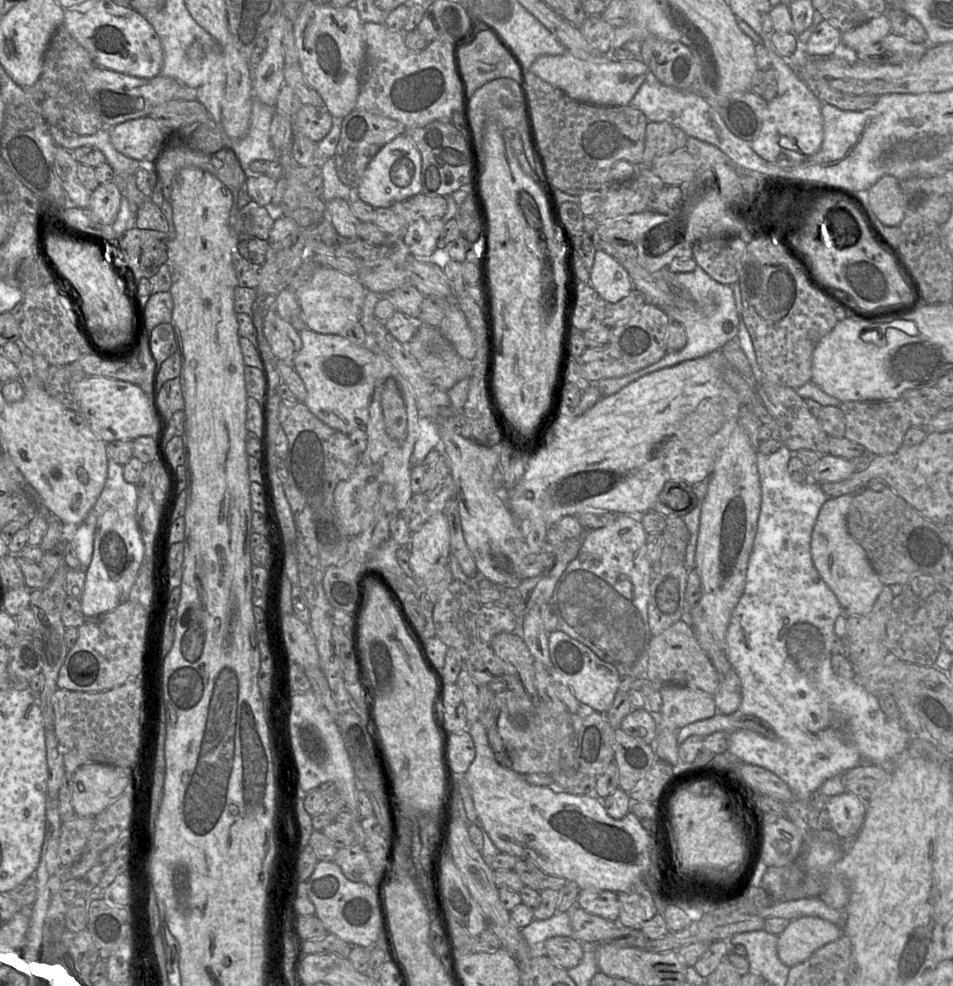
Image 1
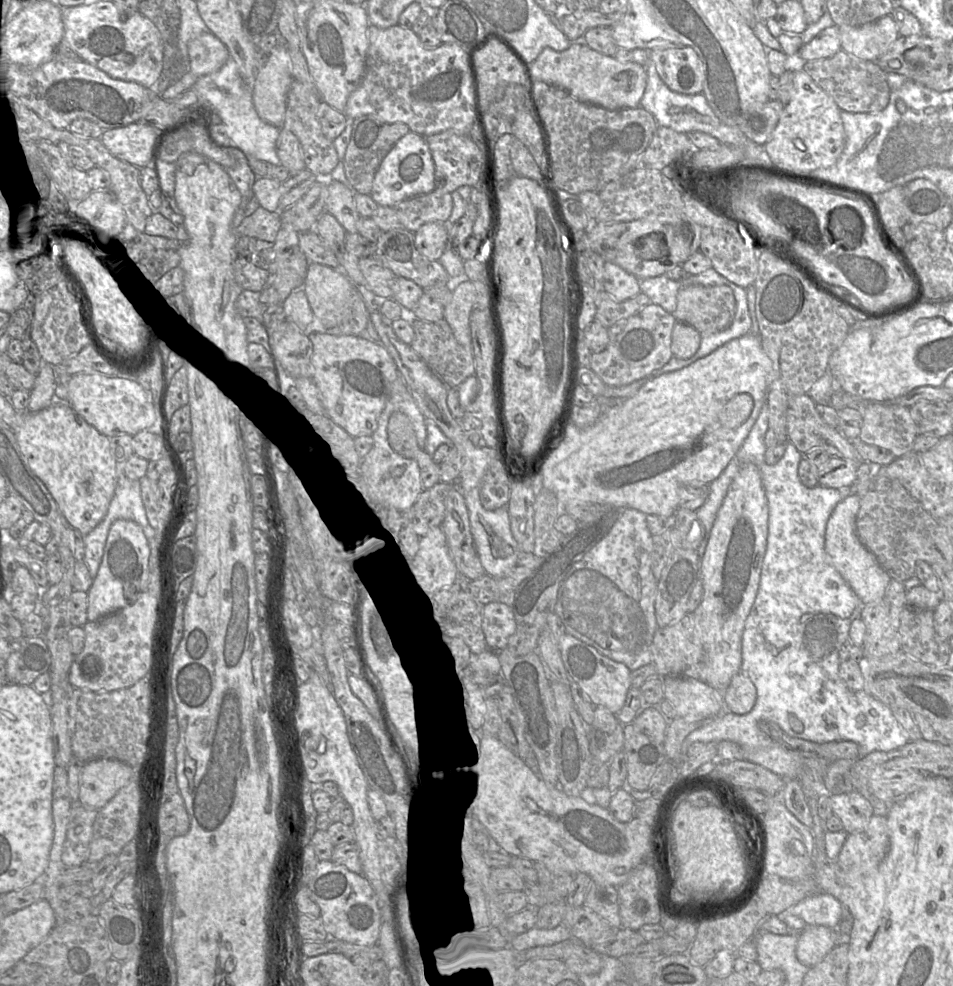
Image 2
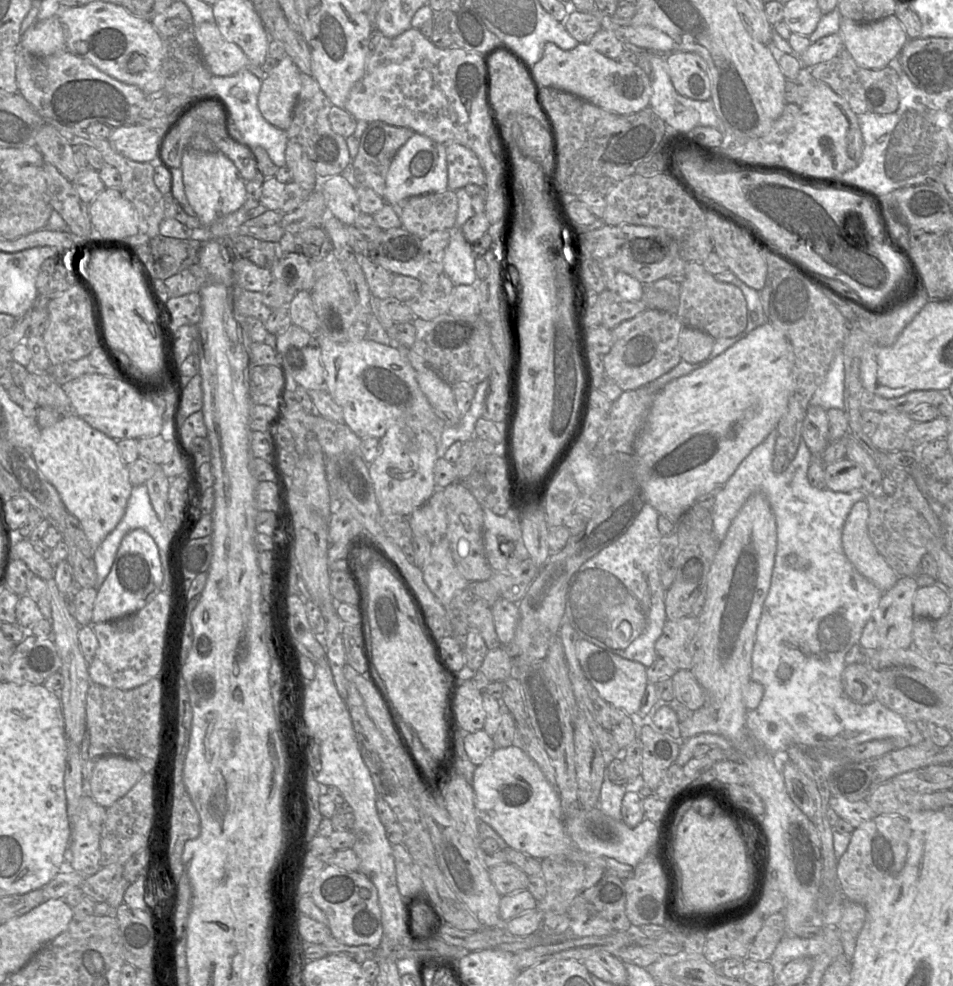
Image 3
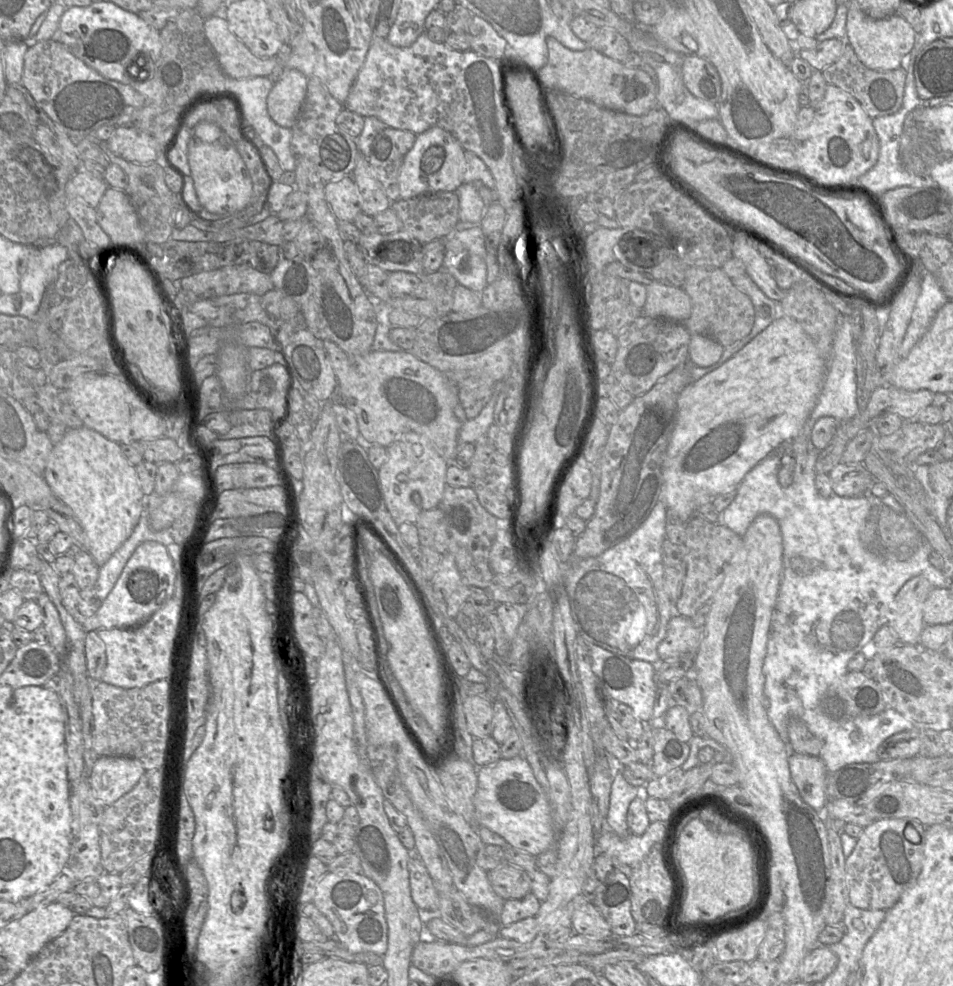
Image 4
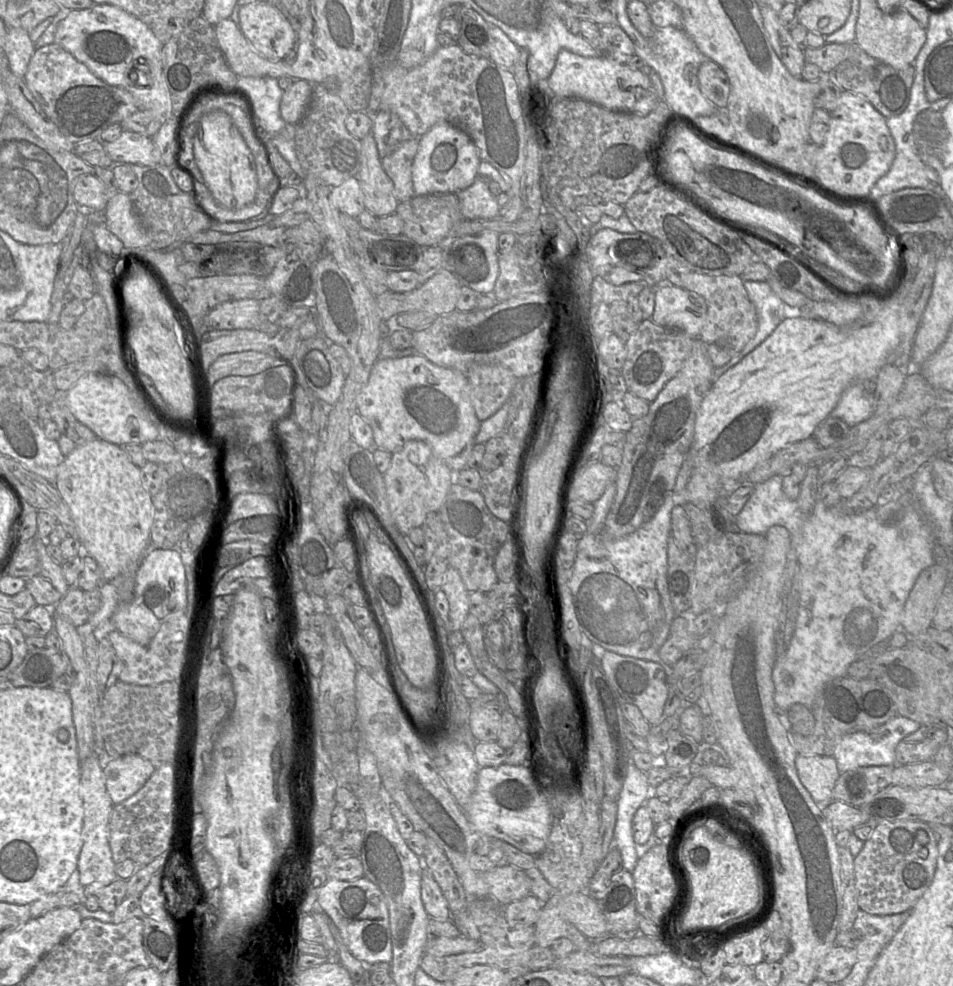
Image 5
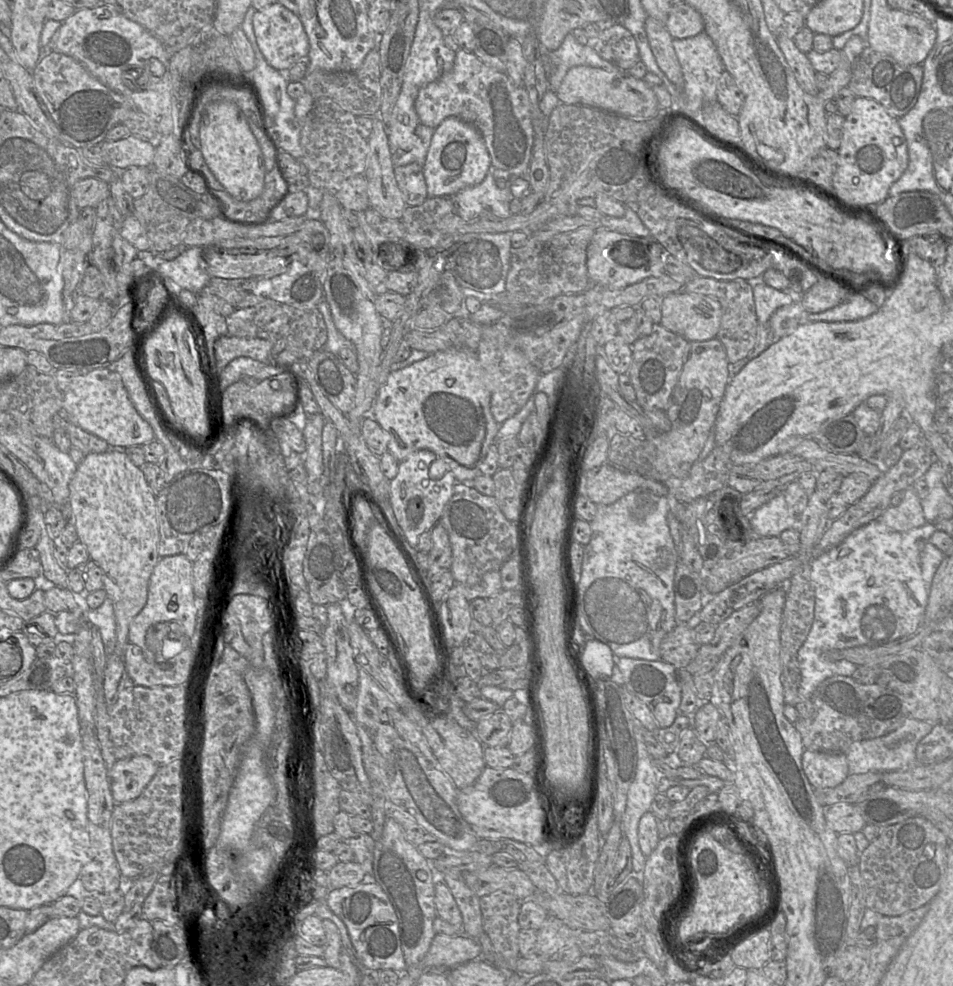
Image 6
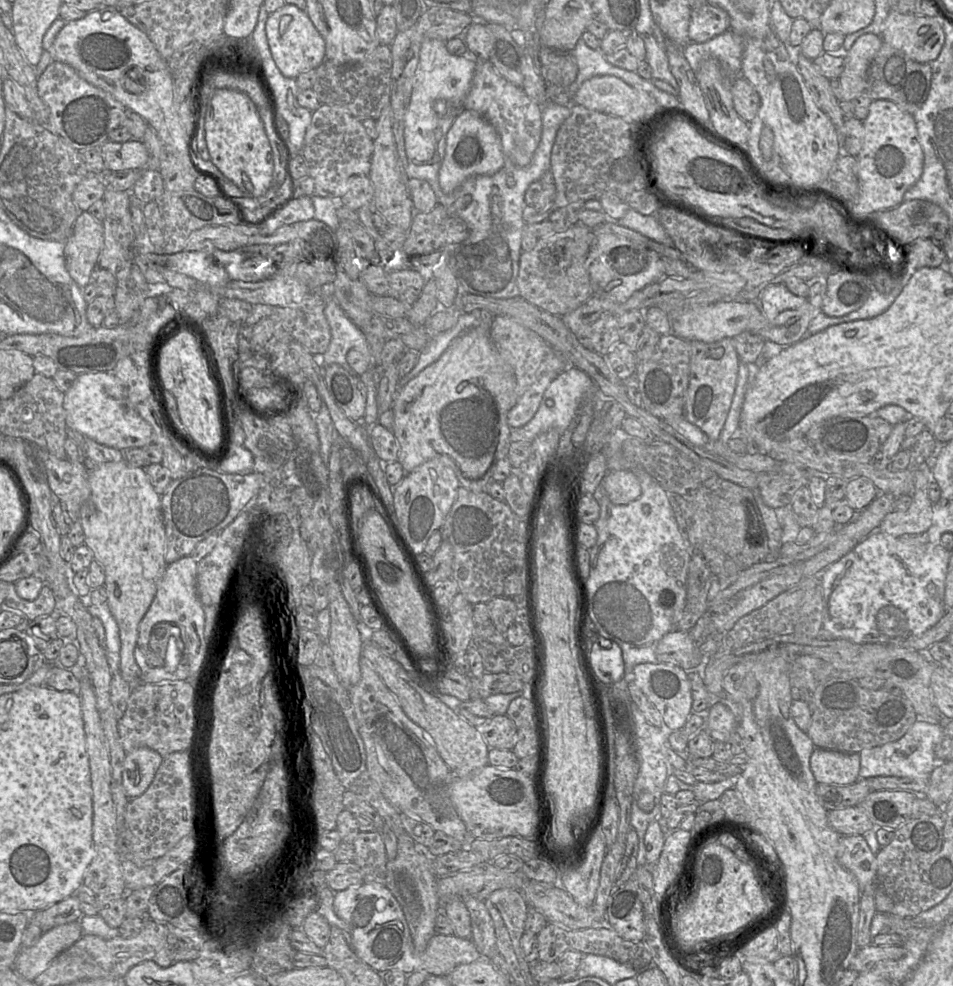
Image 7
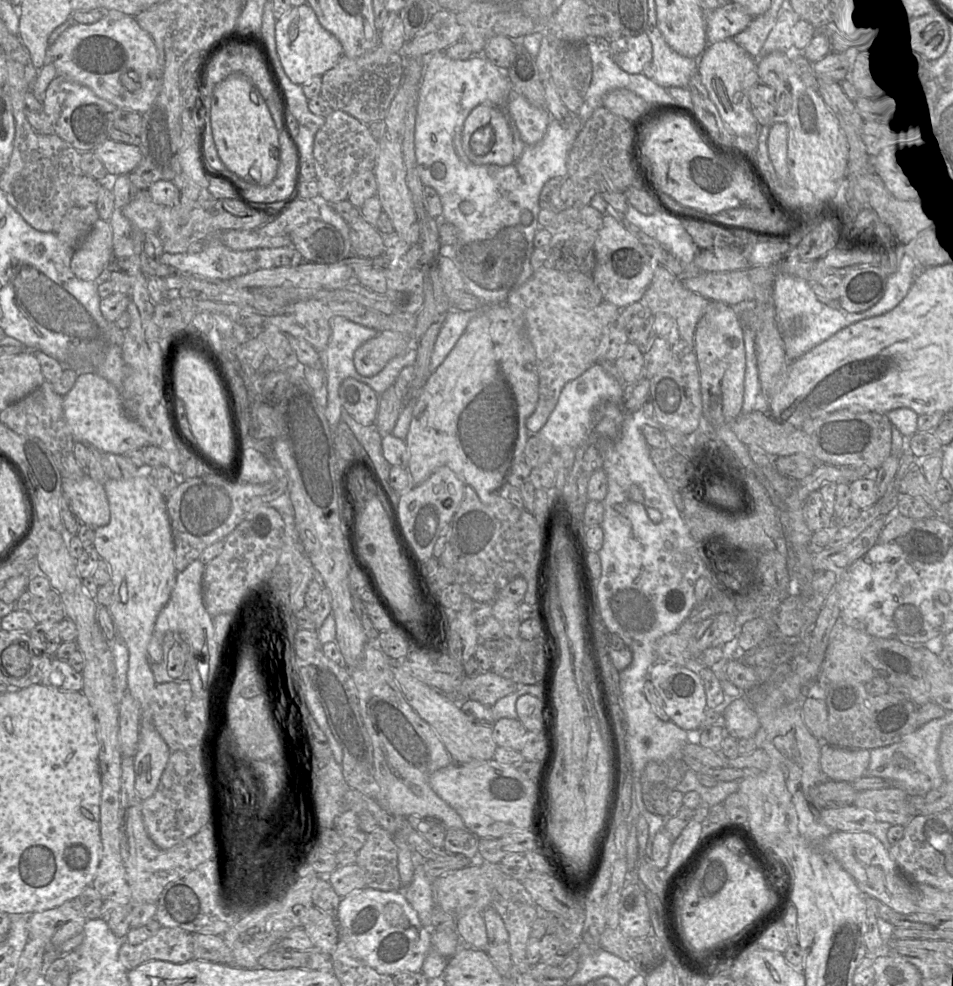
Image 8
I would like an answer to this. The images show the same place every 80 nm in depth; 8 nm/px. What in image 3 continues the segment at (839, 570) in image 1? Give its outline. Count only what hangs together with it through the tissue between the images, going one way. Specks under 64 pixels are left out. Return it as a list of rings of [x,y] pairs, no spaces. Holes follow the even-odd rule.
[[[865,500],[852,506],[843,527],[842,546],[855,569],[885,593],[896,583],[898,575],[873,544],[868,533],[868,517]]]

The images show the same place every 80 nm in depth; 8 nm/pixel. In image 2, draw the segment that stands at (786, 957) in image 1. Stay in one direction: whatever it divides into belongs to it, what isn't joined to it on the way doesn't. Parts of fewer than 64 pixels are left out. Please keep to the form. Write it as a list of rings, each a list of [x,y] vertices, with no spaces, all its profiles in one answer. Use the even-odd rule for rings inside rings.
[[[808,926],[798,933],[796,957],[811,968],[820,963],[837,946],[835,933],[826,926]]]

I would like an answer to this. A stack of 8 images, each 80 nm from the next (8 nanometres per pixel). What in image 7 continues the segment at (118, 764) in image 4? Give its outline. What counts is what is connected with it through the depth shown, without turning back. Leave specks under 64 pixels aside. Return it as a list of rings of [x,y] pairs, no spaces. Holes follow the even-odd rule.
[[[148,747],[127,753],[123,763],[122,781],[130,799],[141,796],[149,788],[163,759],[161,754]]]

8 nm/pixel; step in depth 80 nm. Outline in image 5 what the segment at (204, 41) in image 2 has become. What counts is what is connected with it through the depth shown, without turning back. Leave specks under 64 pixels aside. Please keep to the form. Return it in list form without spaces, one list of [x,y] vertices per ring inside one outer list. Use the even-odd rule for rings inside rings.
[[[224,19],[214,26],[219,48],[238,77],[272,77],[291,76],[293,62],[272,62],[253,50],[241,33],[238,24],[232,19]]]

